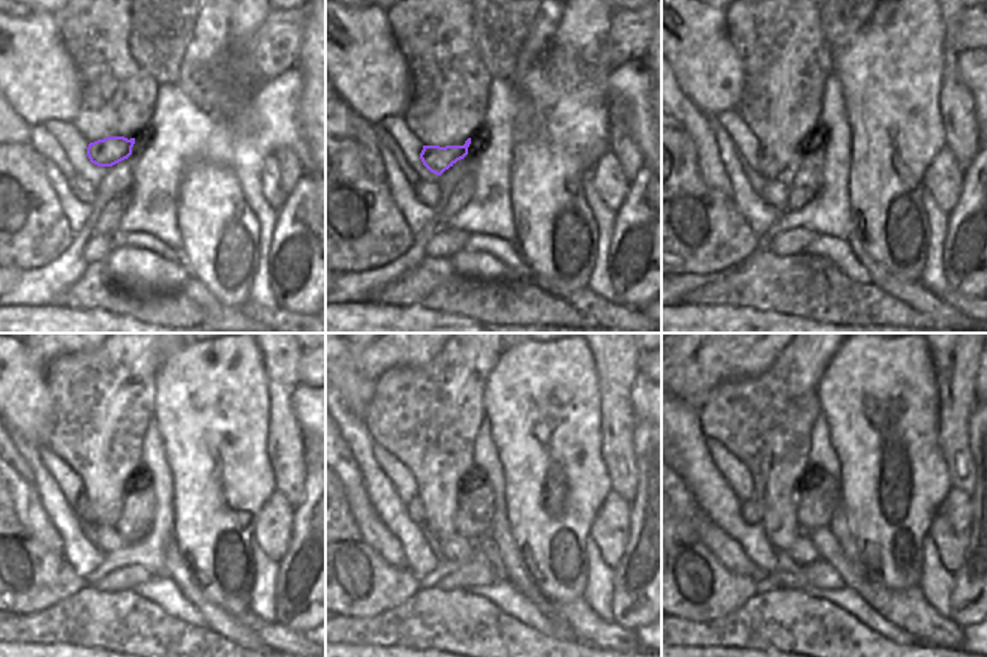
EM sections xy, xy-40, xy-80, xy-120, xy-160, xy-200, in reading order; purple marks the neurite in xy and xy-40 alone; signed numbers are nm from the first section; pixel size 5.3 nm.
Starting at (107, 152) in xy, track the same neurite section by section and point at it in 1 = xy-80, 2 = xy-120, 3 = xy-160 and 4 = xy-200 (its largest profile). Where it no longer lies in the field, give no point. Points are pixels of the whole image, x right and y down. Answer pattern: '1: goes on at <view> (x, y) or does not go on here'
1: goes on at xy-80 (767, 165)
2: goes on at xy-120 (81, 507)
3: goes on at xy-160 (414, 509)
4: goes on at xy-200 (750, 510)

